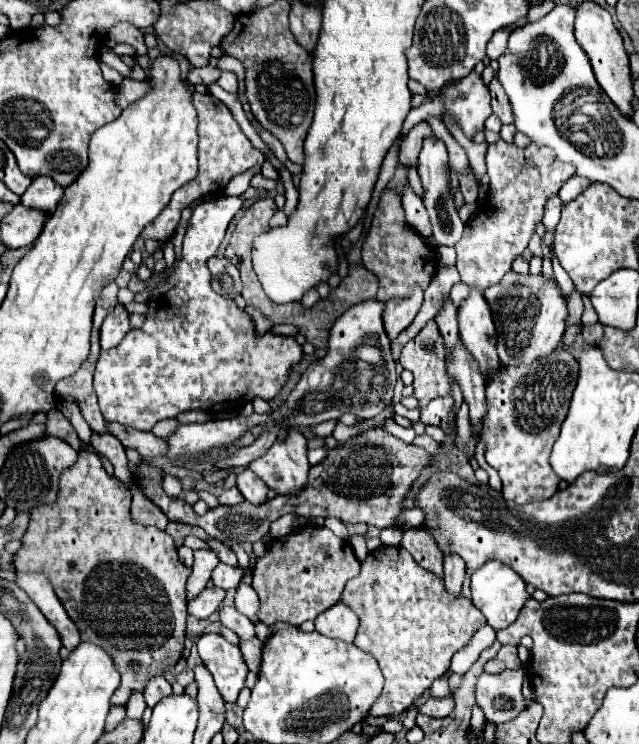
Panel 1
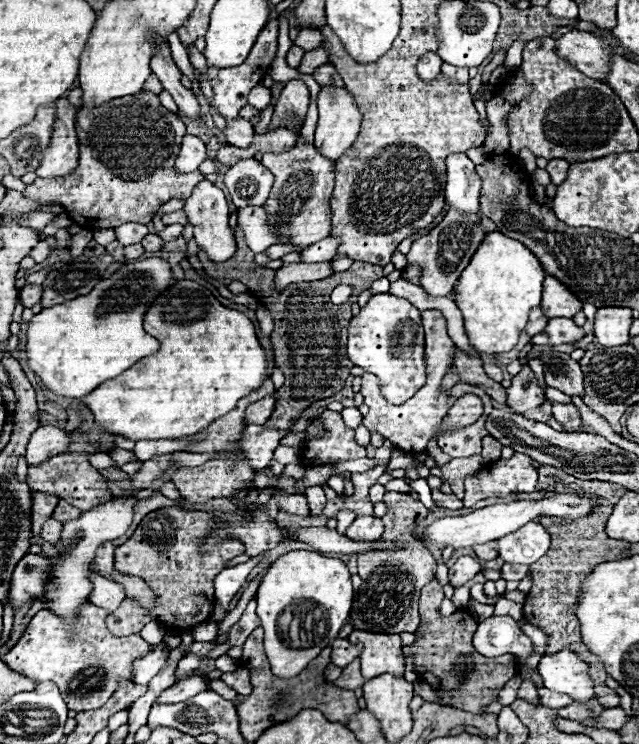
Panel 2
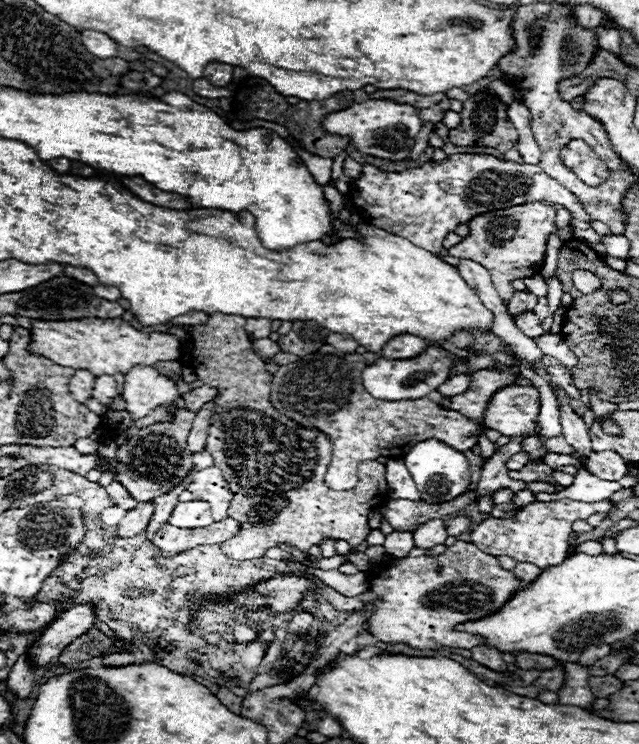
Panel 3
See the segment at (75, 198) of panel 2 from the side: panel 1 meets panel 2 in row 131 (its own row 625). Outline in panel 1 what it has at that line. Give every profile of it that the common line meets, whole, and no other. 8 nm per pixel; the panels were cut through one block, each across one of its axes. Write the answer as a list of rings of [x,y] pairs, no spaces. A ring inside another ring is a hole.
[[[82,450],[80,456],[78,456],[78,462],[72,468],[66,468],[62,472],[60,484],[58,484],[58,492],[56,492],[56,500],[52,504],[36,506],[36,508],[30,510],[30,526],[28,526],[26,534],[22,536],[22,548],[14,556],[16,570],[20,570],[20,572],[44,572],[50,578],[56,596],[60,598],[60,602],[66,608],[66,612],[72,618],[72,622],[78,626],[82,640],[88,640],[88,642],[94,642],[94,644],[102,646],[112,656],[112,660],[116,662],[116,666],[118,666],[118,670],[122,674],[122,682],[120,682],[116,694],[110,700],[111,705],[117,706],[125,705],[134,690],[142,692],[150,678],[162,676],[166,670],[170,670],[178,662],[178,658],[182,656],[182,648],[184,648],[186,616],[188,616],[186,614],[186,580],[190,576],[190,568],[186,568],[178,560],[174,540],[164,530],[146,528],[146,526],[138,526],[138,524],[132,522],[132,518],[130,518],[130,502],[132,502],[132,490],[128,486],[124,486],[116,476],[108,476],[108,472],[104,470],[104,466],[102,466],[102,462],[100,462],[100,458],[96,454],[92,454],[88,450]]]

